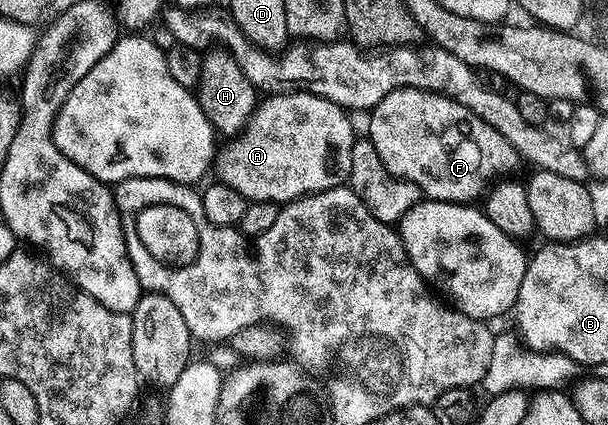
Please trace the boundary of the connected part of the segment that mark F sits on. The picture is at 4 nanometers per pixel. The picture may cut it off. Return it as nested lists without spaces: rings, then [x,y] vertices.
[[[398,89],[385,95],[385,99],[370,110],[369,117],[371,122],[367,125],[366,136],[373,147],[377,147],[381,163],[385,163],[394,177],[413,183],[424,198],[433,201],[474,202],[479,192],[482,194],[496,179],[510,174],[507,173],[510,169],[521,165],[518,151],[507,142],[505,135],[501,135],[501,131],[493,131],[493,127],[473,115],[469,107],[461,107],[461,103],[442,97],[440,93],[424,89]]]

